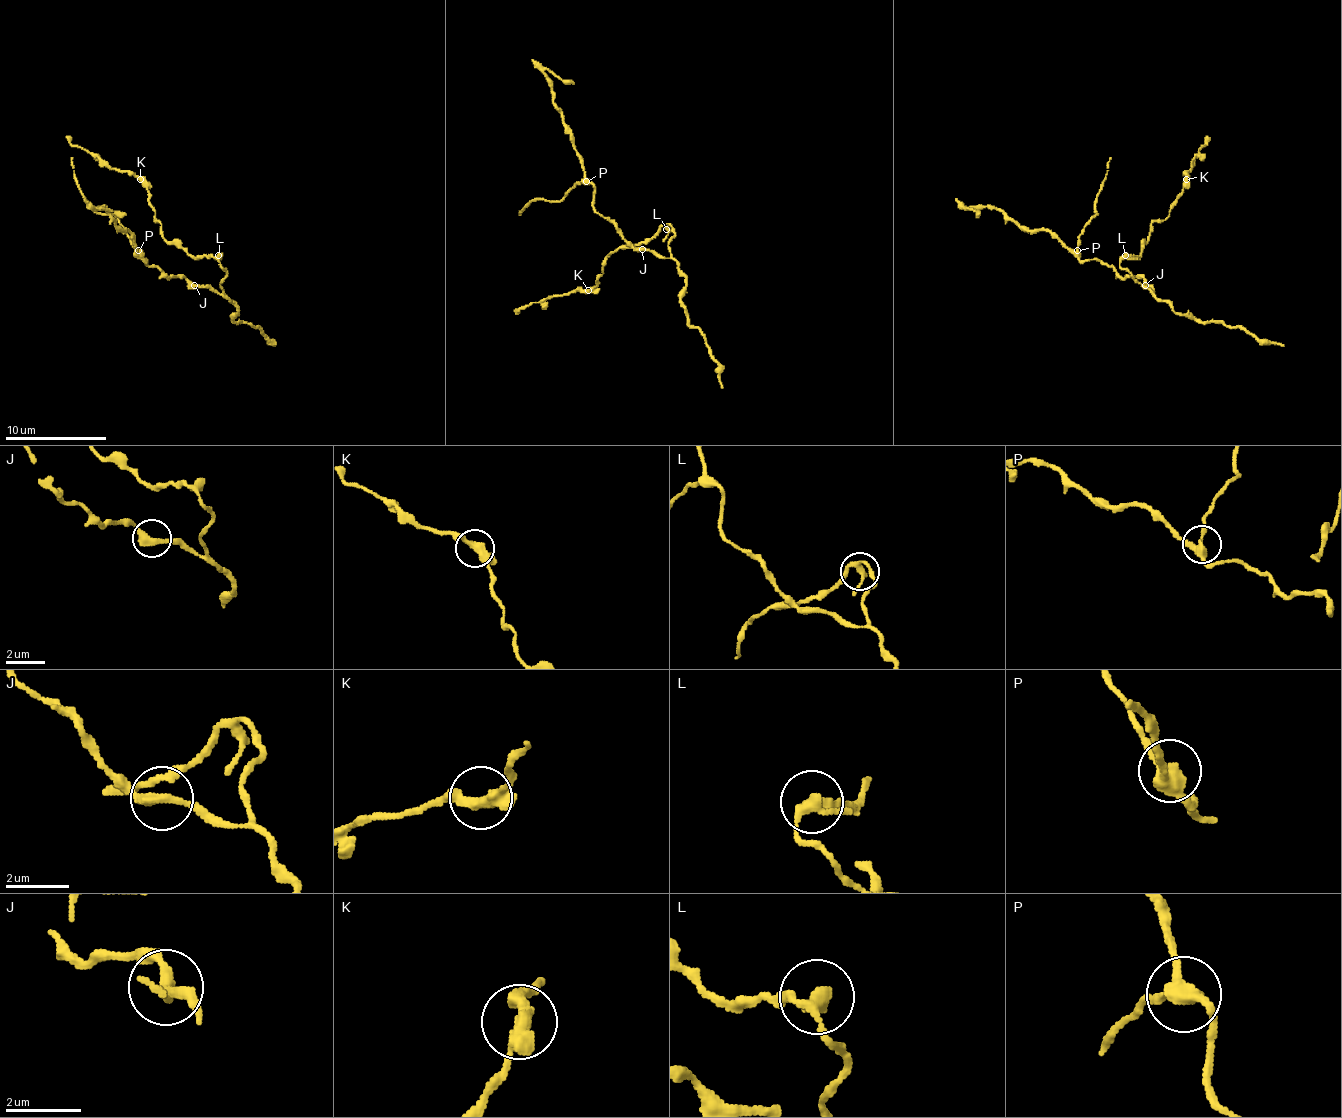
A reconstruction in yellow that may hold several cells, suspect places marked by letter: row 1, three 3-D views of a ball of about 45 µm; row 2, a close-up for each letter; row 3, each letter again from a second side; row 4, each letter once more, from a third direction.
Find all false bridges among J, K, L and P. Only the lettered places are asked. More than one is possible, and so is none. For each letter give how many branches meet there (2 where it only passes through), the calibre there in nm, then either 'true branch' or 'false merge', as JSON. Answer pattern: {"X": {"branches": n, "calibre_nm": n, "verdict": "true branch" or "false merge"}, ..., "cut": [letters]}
{"J": {"branches": 2, "calibre_nm": 320, "verdict": "true branch"}, "K": {"branches": 3, "calibre_nm": 320, "verdict": "true branch"}, "L": {"branches": 3, "calibre_nm": 240, "verdict": "true branch"}, "P": {"branches": 3, "calibre_nm": 340, "verdict": "true branch"}, "cut": []}

